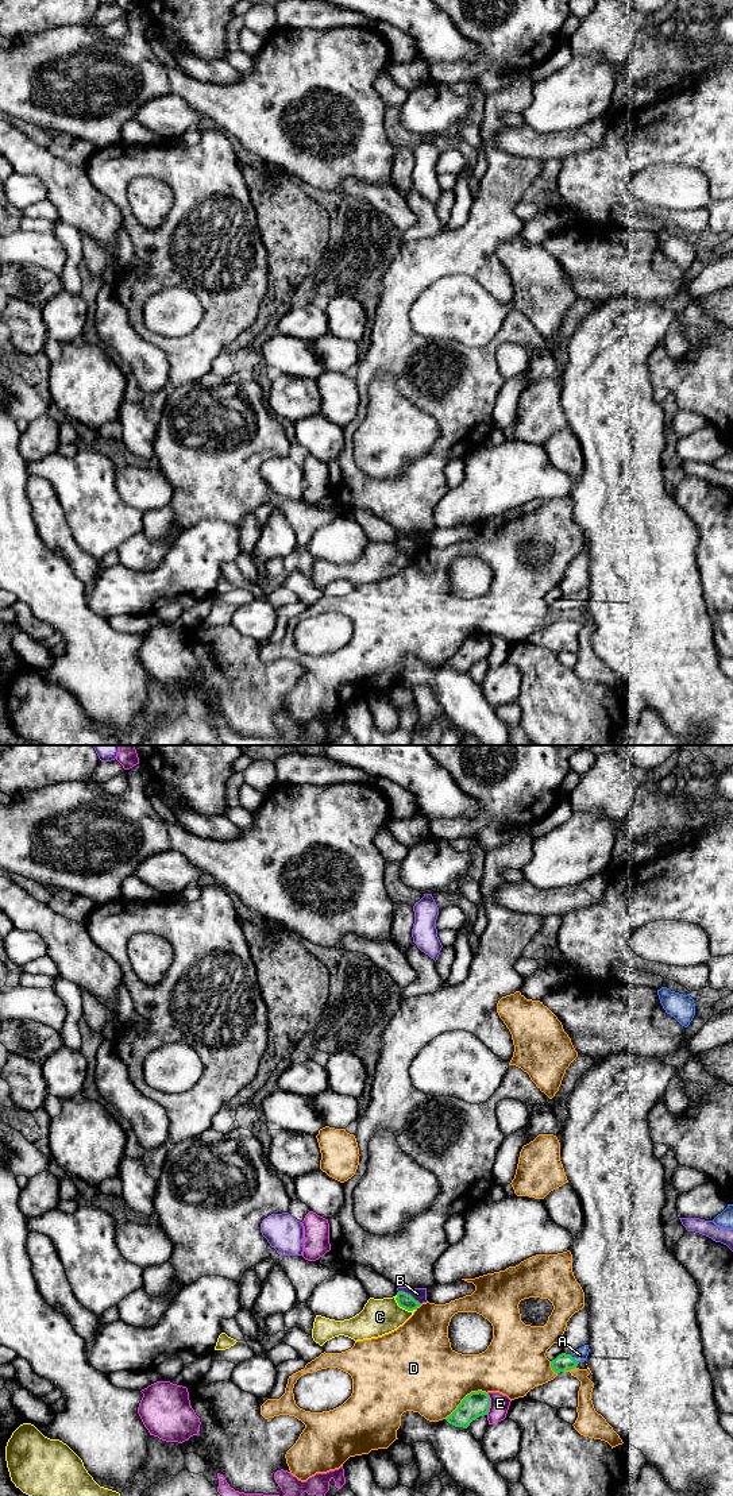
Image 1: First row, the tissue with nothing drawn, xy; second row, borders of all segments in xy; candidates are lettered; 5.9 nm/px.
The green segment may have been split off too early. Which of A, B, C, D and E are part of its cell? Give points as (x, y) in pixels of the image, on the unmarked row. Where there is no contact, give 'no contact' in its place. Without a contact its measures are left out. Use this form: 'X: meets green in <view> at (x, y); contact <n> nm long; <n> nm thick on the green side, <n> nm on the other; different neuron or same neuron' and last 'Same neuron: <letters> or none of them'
A: meets green in xy at (573, 602); contact 80 nm long; 100 nm thick on the green side, 80 nm on the other; same neuron
B: meets green in xy at (409, 539); contact 160 nm long; 90 nm thick on the green side, 80 nm on the other; different neuron
C: meets green in xy at (402, 551); contact 150 nm long; 90 nm thick on the green side, 220 nm on the other; different neuron
D: meets green in xy at (465, 642); contact 300 nm long; 150 nm thick on the green side, 440 nm on the other; different neuron
E: meets green in xy at (489, 648); contact 130 nm long; 150 nm thick on the green side, 120 nm on the other; different neuron
Same neuron: A

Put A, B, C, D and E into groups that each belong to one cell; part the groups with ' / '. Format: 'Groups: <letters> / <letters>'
Groups: A / B / C / D / E

